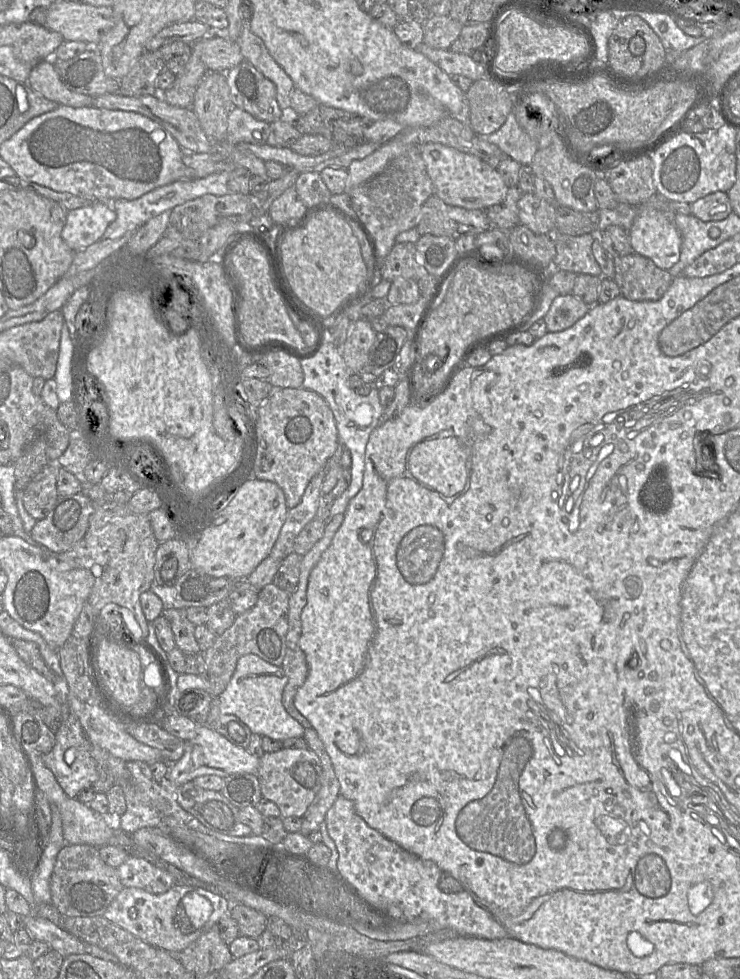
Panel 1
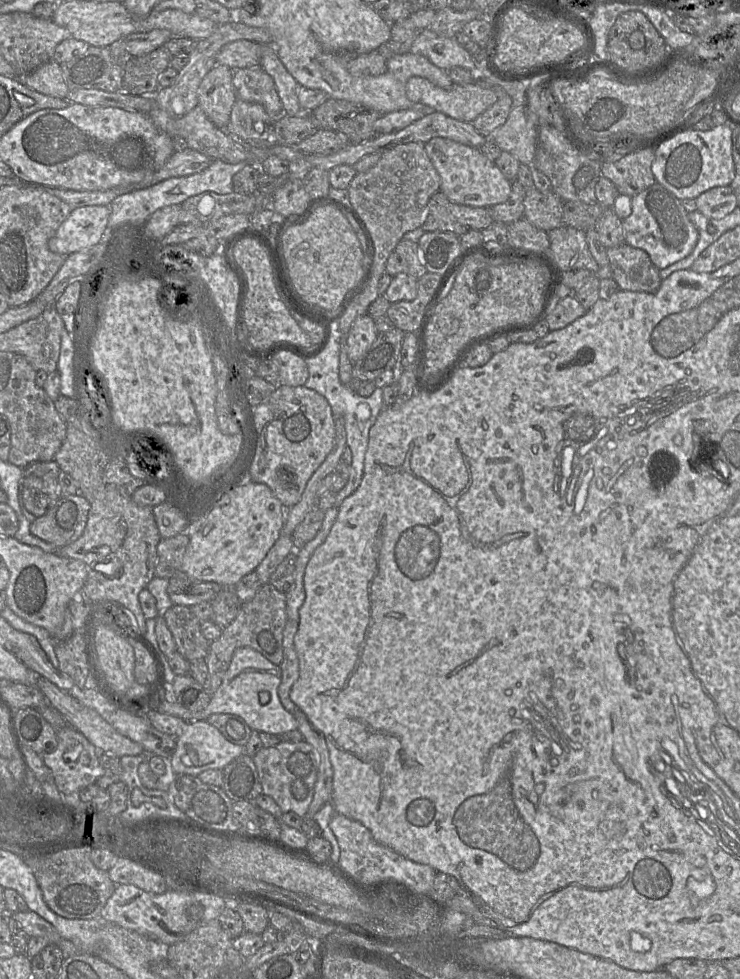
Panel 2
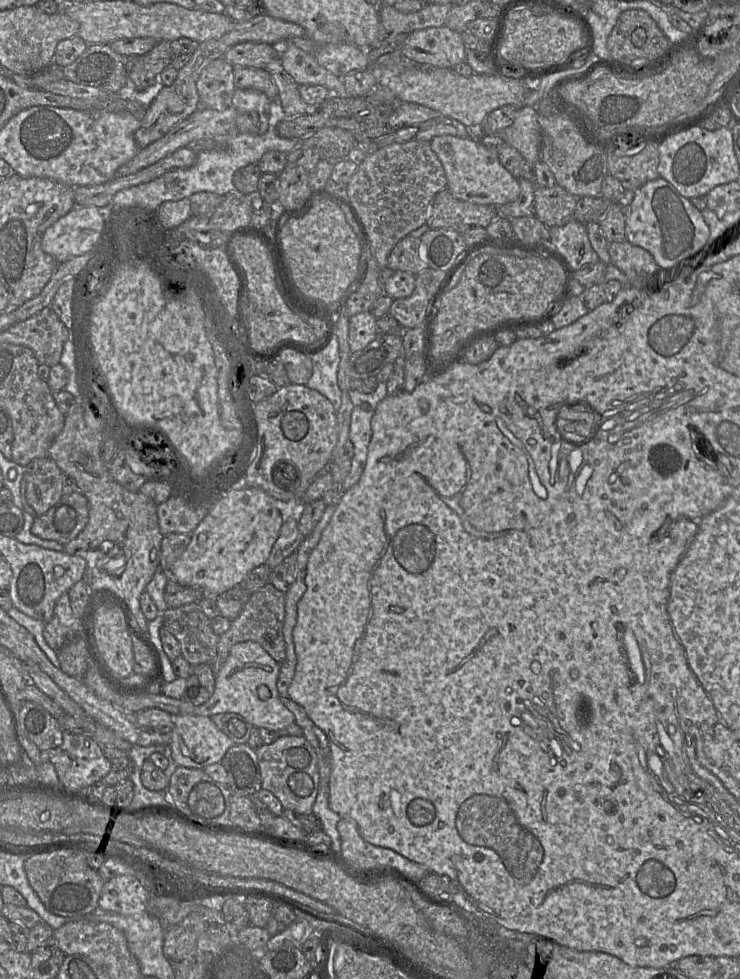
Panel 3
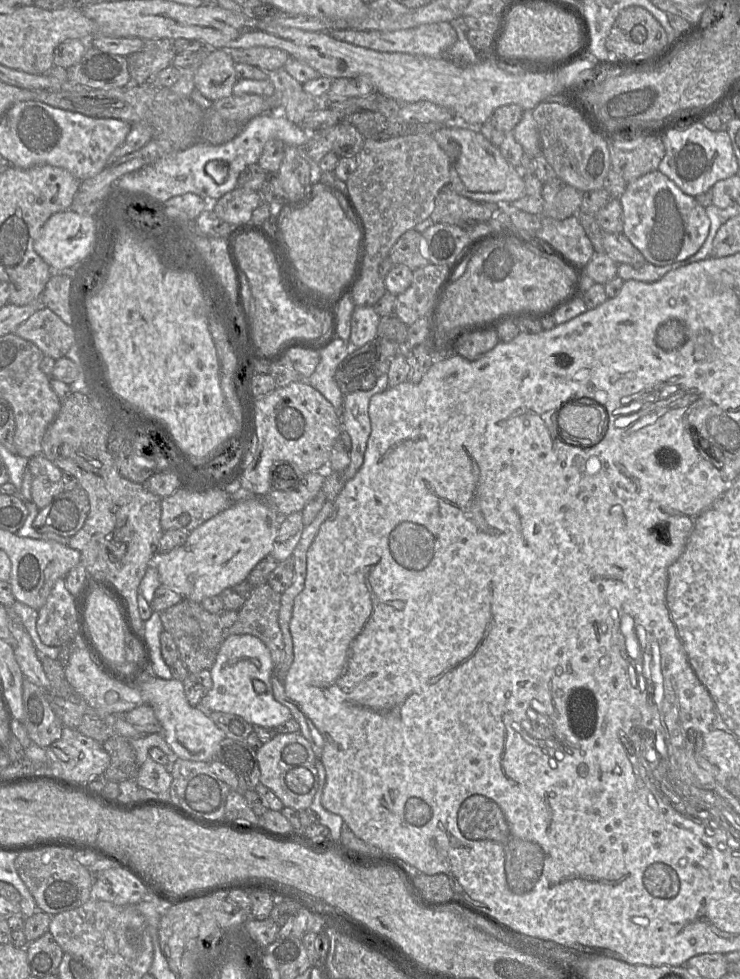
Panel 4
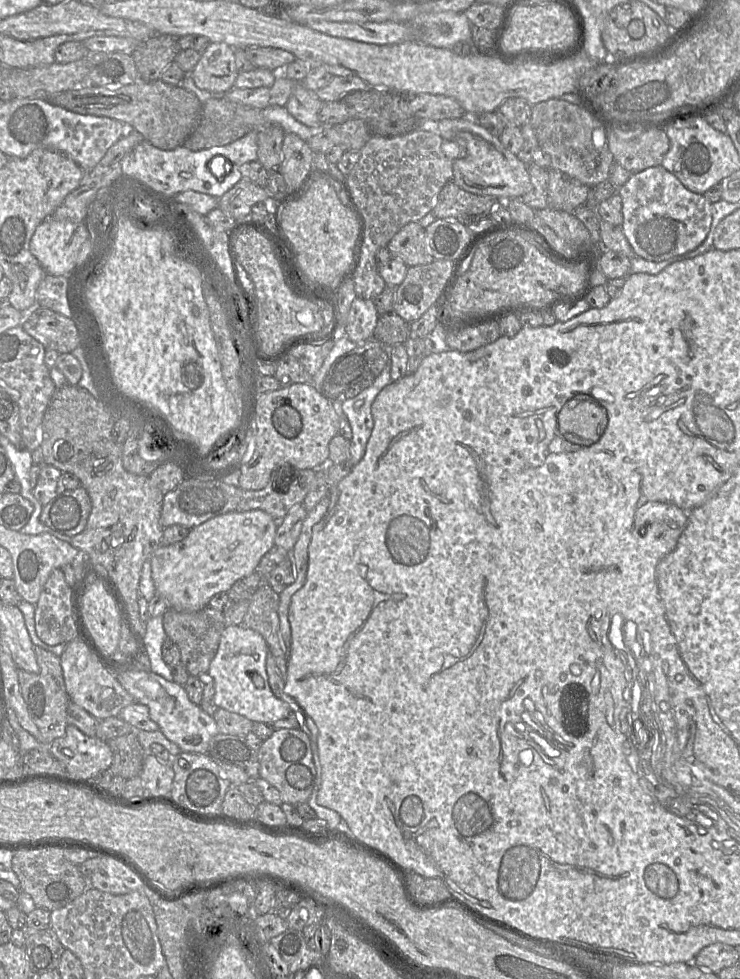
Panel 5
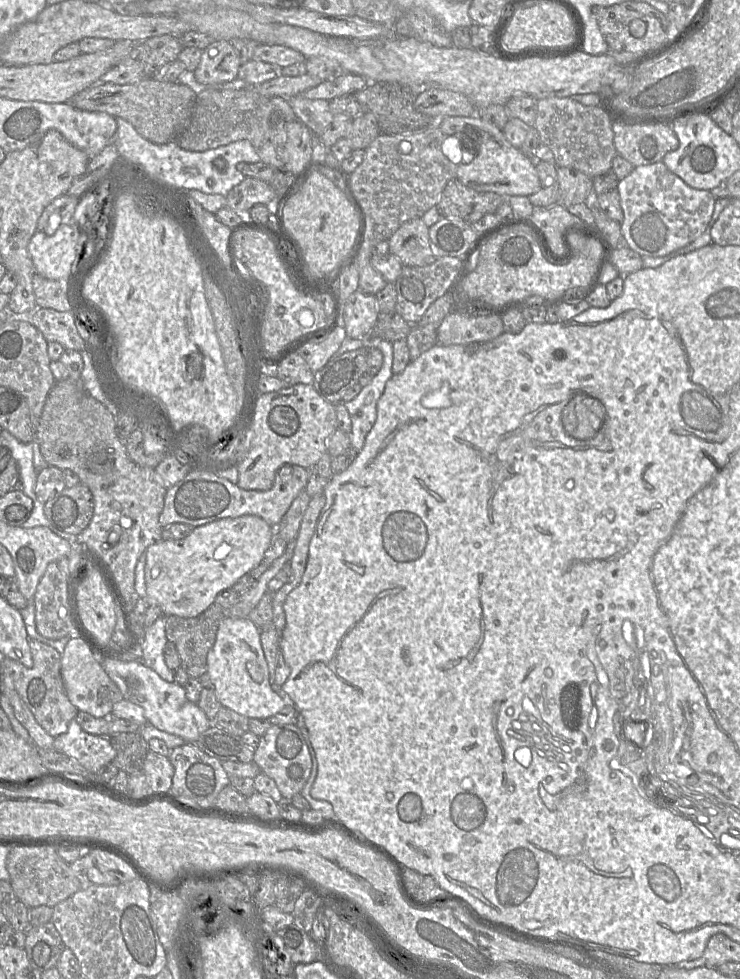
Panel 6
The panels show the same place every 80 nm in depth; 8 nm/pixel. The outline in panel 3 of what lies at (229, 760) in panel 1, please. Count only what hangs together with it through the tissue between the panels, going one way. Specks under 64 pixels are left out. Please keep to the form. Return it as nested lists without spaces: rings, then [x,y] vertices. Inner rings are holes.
[[[172,715],[173,730],[167,736],[169,753],[178,766],[200,768],[219,763],[227,750],[235,743],[212,721],[211,717],[194,715]]]

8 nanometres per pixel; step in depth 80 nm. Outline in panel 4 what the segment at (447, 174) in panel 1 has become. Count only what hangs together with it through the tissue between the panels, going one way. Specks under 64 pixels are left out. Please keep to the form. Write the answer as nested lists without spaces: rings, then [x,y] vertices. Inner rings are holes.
[[[480,124],[443,126],[435,131],[432,136],[450,159],[450,184],[457,193],[474,201],[496,202],[500,205],[510,205],[513,201],[524,196],[524,175],[519,168],[512,166],[504,159],[499,147],[490,143],[481,134],[480,128]]]

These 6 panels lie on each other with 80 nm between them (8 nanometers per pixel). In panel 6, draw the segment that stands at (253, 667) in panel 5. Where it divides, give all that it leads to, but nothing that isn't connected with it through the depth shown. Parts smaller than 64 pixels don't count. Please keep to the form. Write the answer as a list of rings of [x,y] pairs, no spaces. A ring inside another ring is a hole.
[[[225,617],[218,628],[216,640],[207,654],[207,672],[217,700],[248,719],[268,719],[284,708],[285,701],[272,690],[268,664],[261,645],[260,629],[248,618]],[[247,662],[256,662],[263,672],[261,683],[255,682],[246,670]]]

